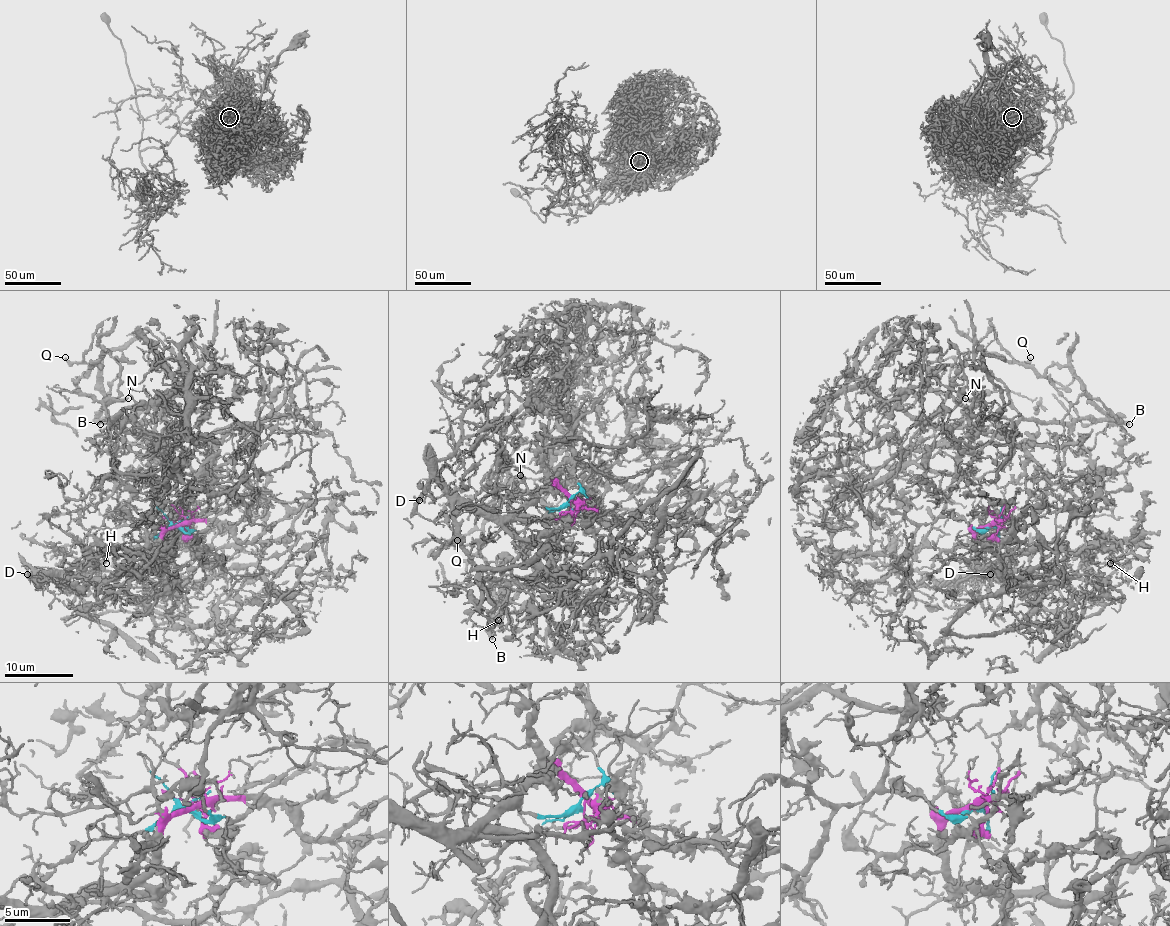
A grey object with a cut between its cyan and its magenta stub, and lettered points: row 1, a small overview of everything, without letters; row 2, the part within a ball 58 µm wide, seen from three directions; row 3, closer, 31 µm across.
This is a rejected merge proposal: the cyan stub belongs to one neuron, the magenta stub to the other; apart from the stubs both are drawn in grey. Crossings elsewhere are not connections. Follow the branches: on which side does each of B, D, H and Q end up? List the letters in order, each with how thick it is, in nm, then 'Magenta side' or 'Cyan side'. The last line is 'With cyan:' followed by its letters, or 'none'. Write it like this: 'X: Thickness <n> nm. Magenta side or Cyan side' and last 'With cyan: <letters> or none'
B: Thickness 360 nm. Cyan side
D: Thickness 200 nm. Magenta side
H: Thickness 160 nm. Magenta side
Q: Thickness 300 nm. Cyan side
With cyan: B, Q

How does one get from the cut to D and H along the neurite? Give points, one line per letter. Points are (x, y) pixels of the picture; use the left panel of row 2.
D: (178, 524), (164, 534), (161, 551), (156, 556), (115, 577), (42, 577), (27, 573)
H: (178, 524), (156, 556), (115, 577), (63, 582), (78, 589), (99, 553), (116, 546), (97, 556), (106, 563)

